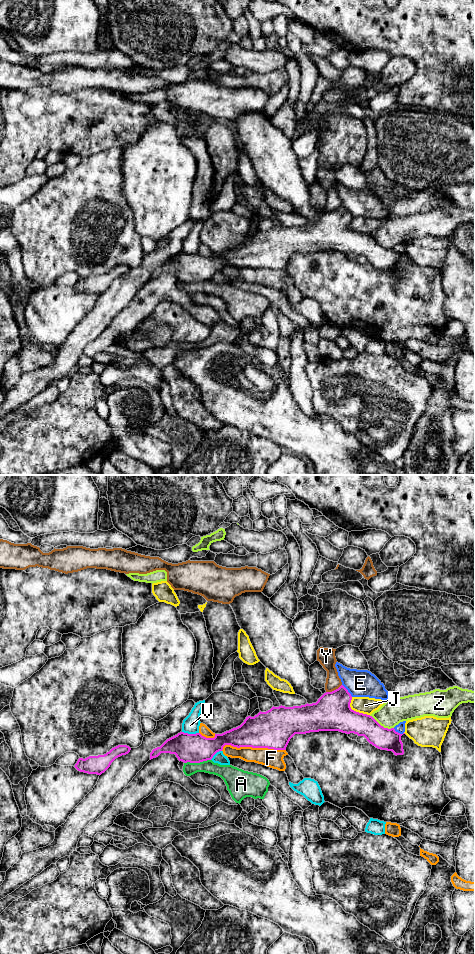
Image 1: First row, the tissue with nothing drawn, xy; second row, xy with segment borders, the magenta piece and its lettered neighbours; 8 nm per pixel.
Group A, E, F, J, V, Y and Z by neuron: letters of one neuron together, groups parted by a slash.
A / E / F / J / V / Y / Z

